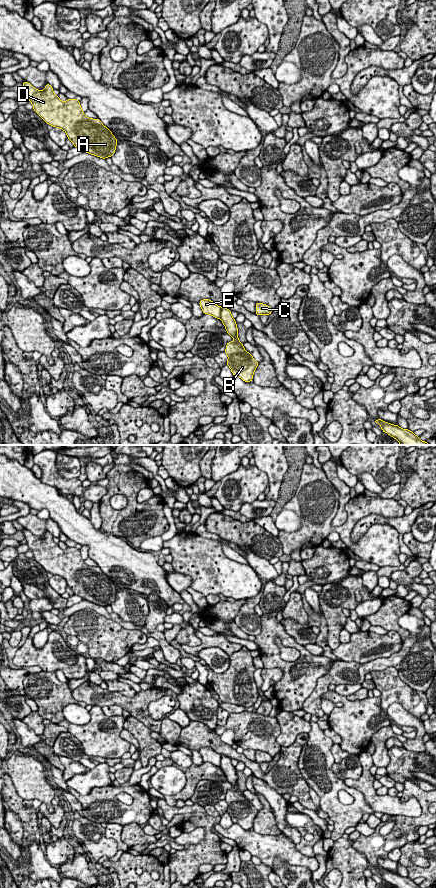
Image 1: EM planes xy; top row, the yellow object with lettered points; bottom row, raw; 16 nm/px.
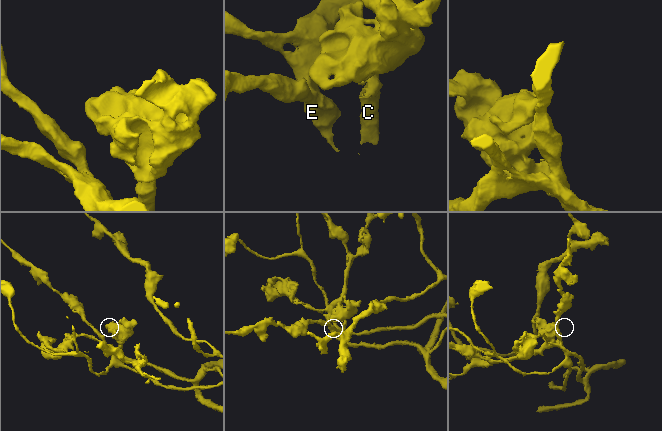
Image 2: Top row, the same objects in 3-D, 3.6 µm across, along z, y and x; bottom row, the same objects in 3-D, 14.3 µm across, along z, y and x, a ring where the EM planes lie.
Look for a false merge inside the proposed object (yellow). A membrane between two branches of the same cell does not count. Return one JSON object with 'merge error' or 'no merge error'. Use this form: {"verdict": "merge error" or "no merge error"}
{"verdict": "merge error"}

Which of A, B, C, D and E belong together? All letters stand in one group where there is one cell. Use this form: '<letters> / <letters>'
A B D / C E

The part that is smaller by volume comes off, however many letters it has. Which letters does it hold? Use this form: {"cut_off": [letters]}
{"cut_off": ["C", "E"]}

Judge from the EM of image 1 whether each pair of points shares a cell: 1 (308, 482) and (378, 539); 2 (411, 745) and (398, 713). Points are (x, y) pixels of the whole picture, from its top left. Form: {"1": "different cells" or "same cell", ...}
{"1": "same cell", "2": "same cell"}

